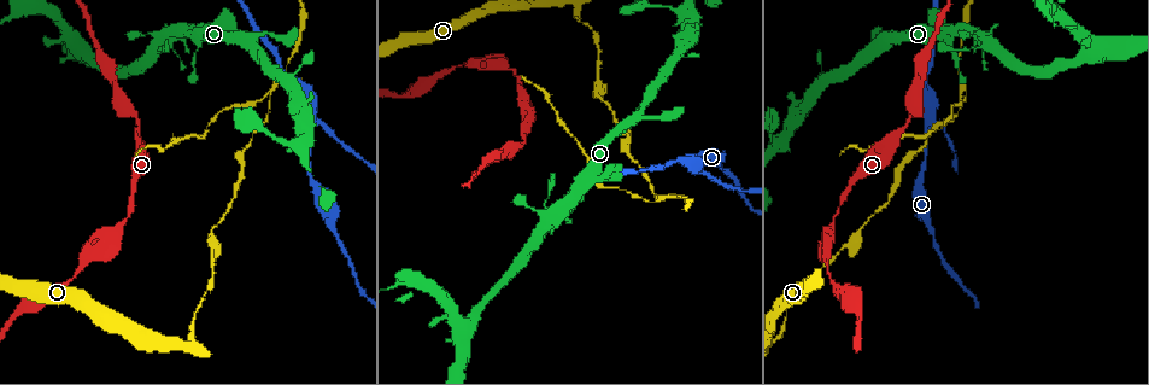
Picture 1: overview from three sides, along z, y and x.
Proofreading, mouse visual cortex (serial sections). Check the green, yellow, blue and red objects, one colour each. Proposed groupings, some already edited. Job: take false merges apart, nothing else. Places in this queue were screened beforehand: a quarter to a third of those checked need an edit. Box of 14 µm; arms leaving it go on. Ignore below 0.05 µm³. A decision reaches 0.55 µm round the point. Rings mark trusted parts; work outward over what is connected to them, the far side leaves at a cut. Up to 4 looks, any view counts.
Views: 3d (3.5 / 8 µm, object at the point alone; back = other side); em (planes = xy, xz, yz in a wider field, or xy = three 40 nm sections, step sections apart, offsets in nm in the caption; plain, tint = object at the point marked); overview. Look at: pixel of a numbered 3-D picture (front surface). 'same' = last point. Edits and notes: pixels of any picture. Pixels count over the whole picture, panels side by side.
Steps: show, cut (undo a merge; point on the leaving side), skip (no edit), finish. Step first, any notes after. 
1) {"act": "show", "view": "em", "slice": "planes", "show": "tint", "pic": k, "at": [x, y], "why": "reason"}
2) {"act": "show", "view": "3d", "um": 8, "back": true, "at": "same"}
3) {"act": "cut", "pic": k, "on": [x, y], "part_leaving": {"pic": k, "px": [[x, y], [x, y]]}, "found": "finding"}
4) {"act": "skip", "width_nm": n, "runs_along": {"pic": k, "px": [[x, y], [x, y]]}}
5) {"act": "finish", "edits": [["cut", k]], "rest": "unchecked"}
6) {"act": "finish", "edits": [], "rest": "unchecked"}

{"act": "show", "view": "3d", "um": 3.5, "pic": 1, "at": [960, 89], "why": "side arm on a straight run"}

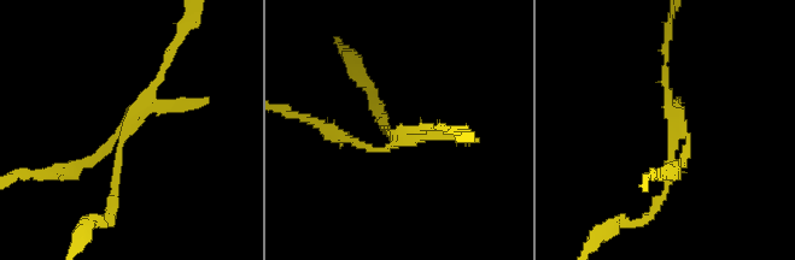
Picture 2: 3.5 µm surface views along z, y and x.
{"act": "show", "view": "em", "slice": "xy", "step": 2, "show": "tint", "pic": 2, "at": [126, 132], "why": "need the tissue"}

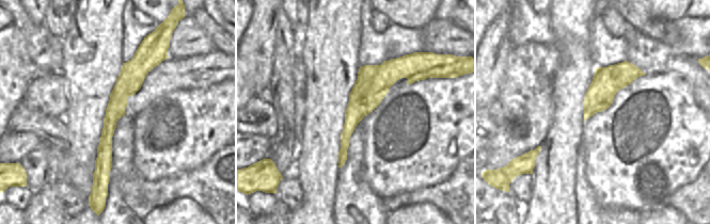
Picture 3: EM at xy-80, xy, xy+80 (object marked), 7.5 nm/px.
{"act": "cut", "pic": 2, "on": [197, 101], "part_leaving": {"pic": 2, "px": [[117, 134], [72, 170], [28, 173]]}, "found": "a second cell is stuck on"}

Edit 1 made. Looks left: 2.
{"act": "show", "view": "3d", "um": 3.5, "back": true, "pic": 1, "at": [929, 121], "why": "sharp bend"}

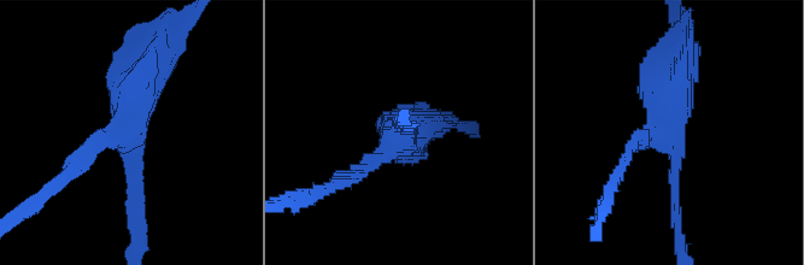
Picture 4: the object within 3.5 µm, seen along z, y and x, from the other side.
{"act": "show", "view": "em", "slice": "xy", "step": 2, "show": "tint", "pic": 4, "at": [667, 134], "why": "shape alone is not enough"}

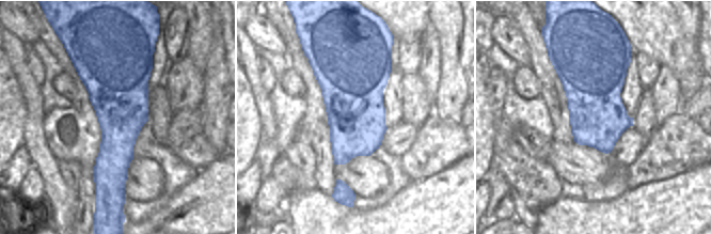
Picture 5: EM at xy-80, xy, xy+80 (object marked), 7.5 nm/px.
{"act": "skip", "arms": 3, "runs_along": {"pic": 4, "px": [[136, 211], [129, 107], [152, 59]]}, "found": "one cell here"}

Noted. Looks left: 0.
{"act": "finish", "edits": [["cut", 2]], "rest": "unchecked"}

